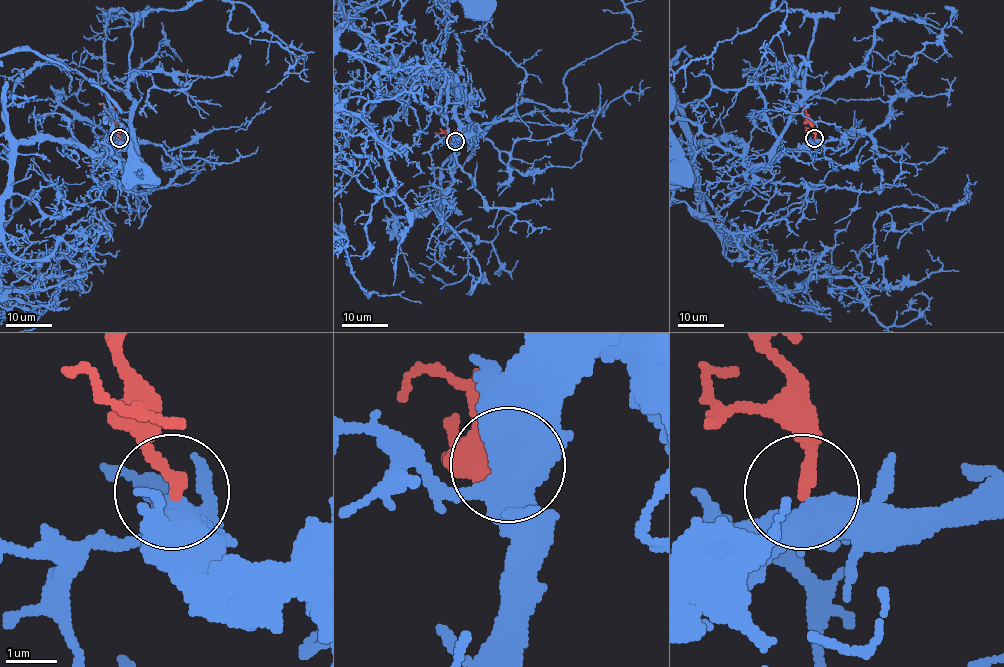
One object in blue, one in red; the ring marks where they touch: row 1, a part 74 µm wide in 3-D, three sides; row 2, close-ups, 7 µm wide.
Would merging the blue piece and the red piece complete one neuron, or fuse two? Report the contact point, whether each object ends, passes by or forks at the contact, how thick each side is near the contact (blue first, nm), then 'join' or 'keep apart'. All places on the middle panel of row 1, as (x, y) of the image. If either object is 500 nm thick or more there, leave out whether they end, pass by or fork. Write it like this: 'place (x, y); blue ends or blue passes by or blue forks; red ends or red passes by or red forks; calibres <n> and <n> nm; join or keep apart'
place (455, 141); blue forks; red ends; calibres 440 and 260 nm; keep apart

